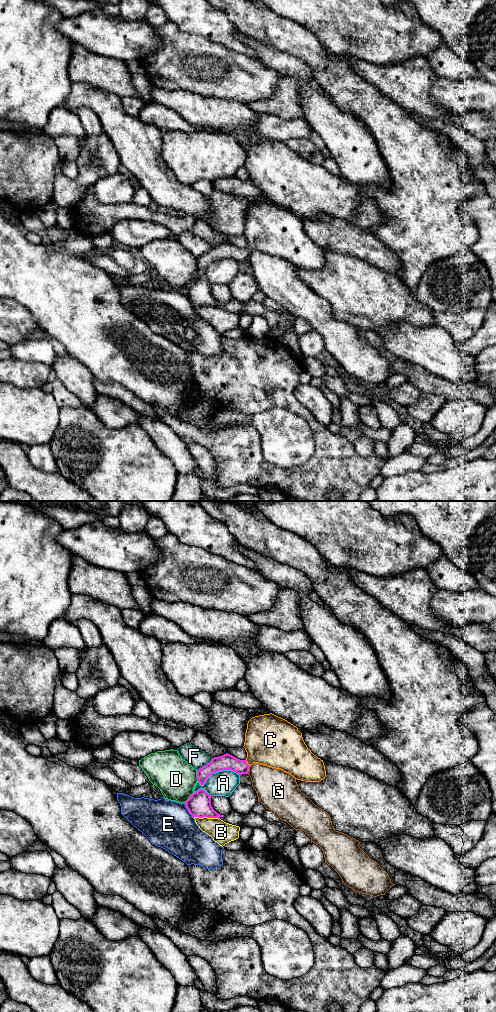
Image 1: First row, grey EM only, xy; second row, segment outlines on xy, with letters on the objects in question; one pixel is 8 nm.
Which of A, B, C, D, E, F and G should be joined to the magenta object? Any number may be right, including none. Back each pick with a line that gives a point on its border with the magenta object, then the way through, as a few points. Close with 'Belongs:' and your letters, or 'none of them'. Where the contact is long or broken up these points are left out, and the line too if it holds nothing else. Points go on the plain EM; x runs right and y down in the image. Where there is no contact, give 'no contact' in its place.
C: xy (246, 251)
Belongs: C

